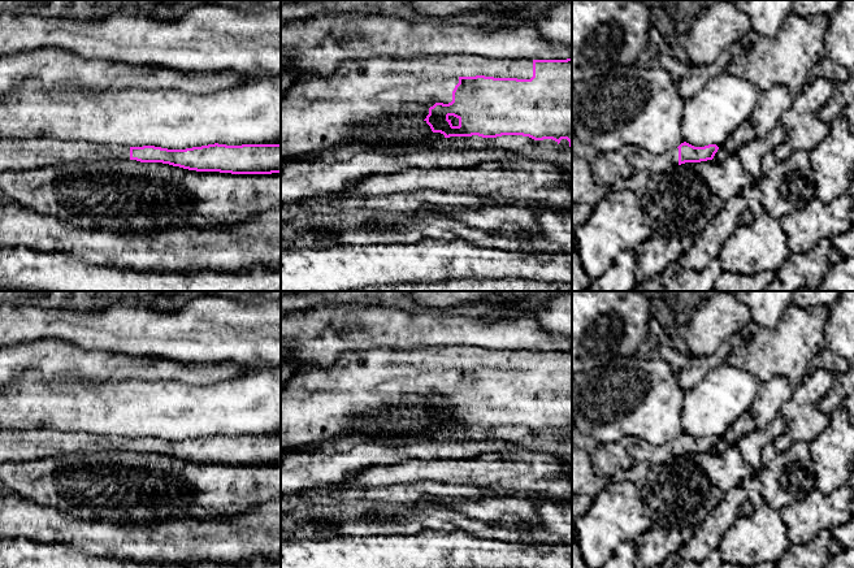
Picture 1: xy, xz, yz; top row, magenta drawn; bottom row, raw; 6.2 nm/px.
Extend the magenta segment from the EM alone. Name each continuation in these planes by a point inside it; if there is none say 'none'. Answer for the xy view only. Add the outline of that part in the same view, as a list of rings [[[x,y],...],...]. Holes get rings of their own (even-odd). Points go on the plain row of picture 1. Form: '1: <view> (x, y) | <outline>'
1: xy (26, 446) | [[[0,429],[0,464],[31,464],[53,456],[91,455],[109,450],[130,451],[130,438],[56,429]]]

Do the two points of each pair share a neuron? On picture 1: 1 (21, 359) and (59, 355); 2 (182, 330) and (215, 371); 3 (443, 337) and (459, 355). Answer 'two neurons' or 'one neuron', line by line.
1: one neuron
2: two neurons
3: two neurons

